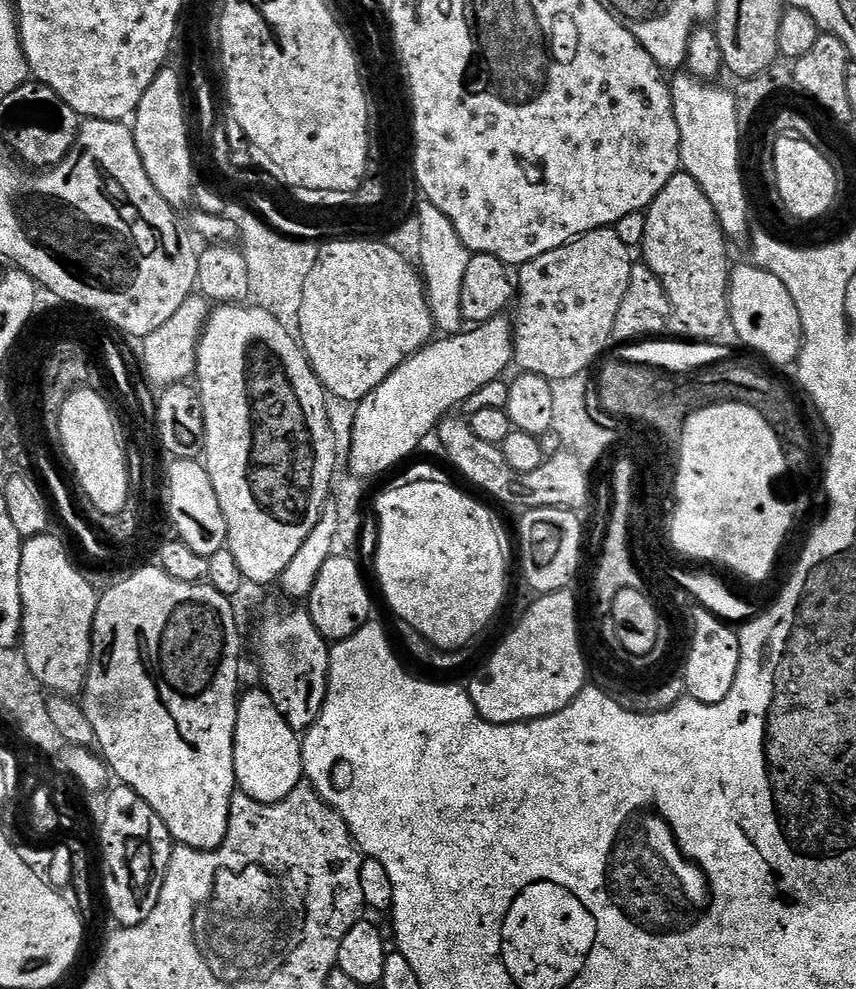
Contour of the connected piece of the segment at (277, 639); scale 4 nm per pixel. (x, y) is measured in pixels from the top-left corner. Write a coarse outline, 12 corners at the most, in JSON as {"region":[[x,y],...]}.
{"region":[[266,609],[261,683],[297,734],[325,702],[331,649],[307,609]]}

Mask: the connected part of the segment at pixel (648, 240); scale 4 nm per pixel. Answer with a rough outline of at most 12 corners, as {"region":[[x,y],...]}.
{"region":[[677,172],[646,209],[642,263],[670,332],[729,327],[728,247],[710,198]]}

